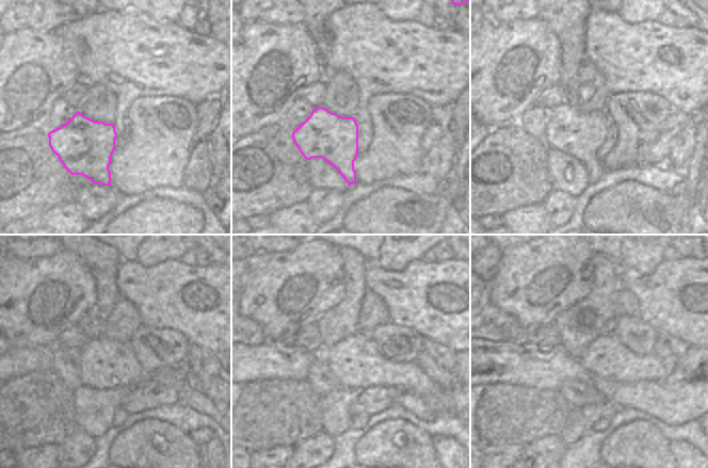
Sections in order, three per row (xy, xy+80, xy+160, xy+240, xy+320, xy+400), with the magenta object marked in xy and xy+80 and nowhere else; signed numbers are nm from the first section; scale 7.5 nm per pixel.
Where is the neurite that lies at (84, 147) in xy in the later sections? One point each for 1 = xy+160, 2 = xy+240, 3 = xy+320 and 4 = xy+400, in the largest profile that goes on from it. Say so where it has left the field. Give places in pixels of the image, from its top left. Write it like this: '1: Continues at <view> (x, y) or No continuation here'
1: Continues at xy+160 (580, 134)
2: Continues at xy+240 (106, 365)
3: Continues at xy+320 (355, 362)
4: Continues at xy+400 (607, 358).

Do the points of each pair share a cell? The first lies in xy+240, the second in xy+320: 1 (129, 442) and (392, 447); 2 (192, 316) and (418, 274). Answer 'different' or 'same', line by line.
1: same
2: same

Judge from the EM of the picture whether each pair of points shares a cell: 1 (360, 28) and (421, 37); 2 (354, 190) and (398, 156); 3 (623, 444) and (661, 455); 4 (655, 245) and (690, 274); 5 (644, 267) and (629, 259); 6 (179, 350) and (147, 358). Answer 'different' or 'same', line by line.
1: same
2: different
3: same
4: different
5: same
6: same

